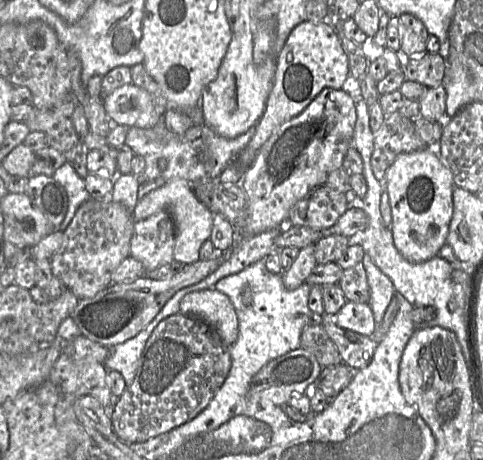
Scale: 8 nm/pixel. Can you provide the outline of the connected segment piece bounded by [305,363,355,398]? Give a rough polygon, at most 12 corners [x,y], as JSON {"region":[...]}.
{"region":[[345,363],[324,367],[307,387],[335,398],[348,386],[355,371]]}

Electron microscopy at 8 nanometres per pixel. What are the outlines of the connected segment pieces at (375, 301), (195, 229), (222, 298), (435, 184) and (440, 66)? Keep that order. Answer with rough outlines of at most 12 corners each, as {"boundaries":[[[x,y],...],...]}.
{"boundaries":[[[367,253],[362,264],[375,323],[382,321],[396,290]],[[182,178],[140,199],[137,222],[162,210],[175,227],[174,261],[198,261],[214,213]],[[215,288],[186,294],[179,313],[205,320],[228,348],[239,320]],[[439,145],[397,156],[385,176],[394,245],[438,255],[453,215]],[[439,53],[410,58],[405,79],[442,85],[446,59]]]}

